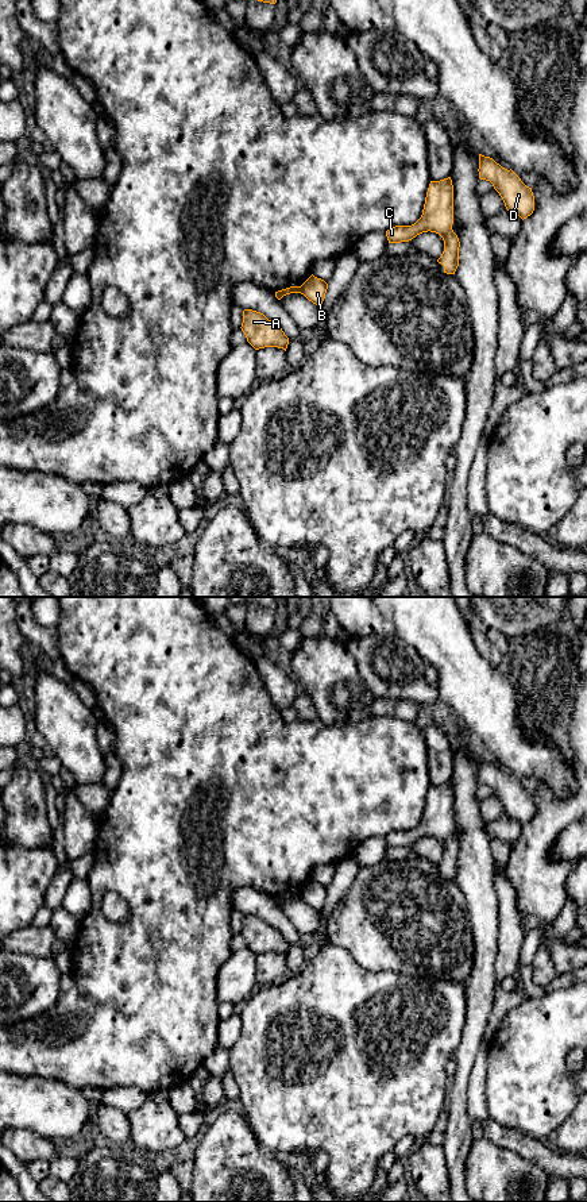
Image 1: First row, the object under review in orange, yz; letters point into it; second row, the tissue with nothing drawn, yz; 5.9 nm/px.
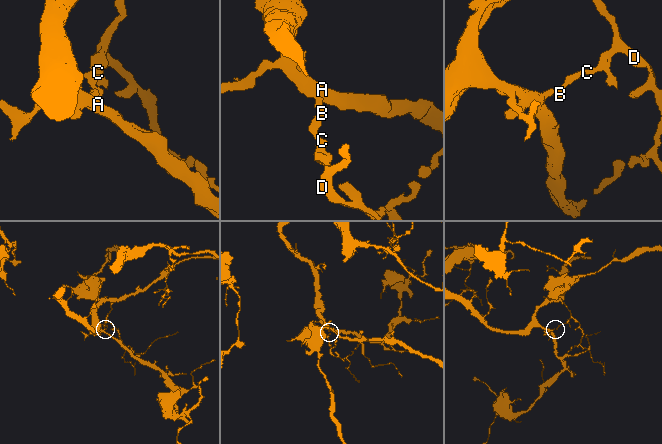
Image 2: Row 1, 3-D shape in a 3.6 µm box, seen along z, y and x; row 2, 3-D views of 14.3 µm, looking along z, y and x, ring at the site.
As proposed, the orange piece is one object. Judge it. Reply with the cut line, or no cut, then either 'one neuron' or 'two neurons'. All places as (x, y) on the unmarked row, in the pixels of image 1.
yz (298, 892), (300, 897) | two neurons

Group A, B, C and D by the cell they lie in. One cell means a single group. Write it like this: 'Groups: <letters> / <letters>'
Groups: A / B C D

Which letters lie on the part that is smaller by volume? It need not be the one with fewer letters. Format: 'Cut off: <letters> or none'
Cut off: B, C, D

